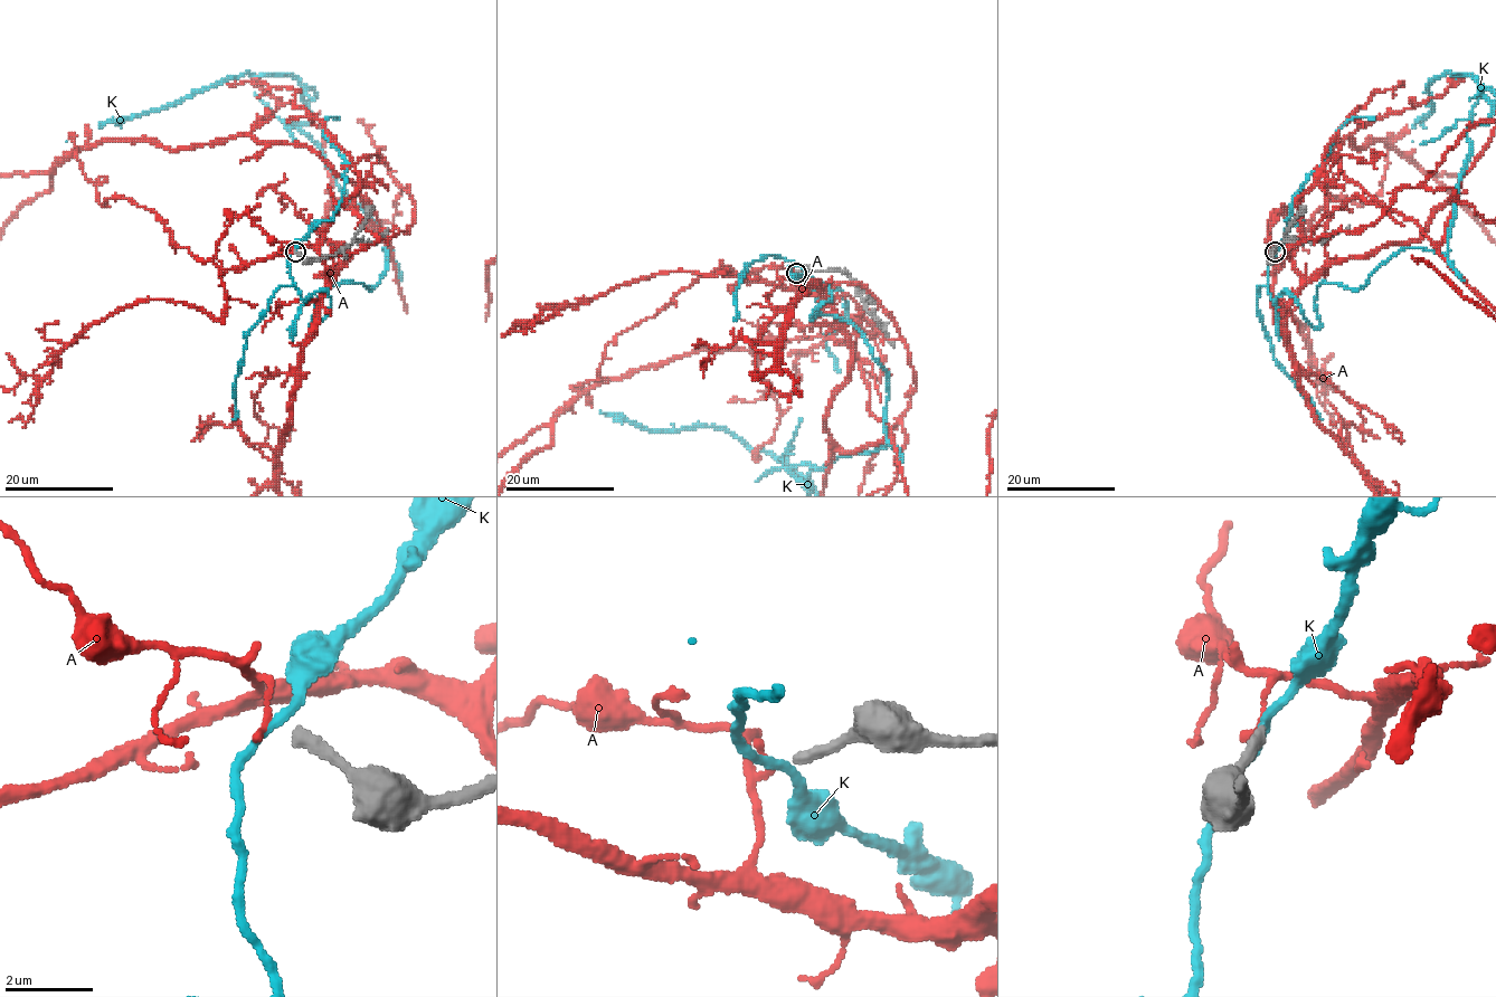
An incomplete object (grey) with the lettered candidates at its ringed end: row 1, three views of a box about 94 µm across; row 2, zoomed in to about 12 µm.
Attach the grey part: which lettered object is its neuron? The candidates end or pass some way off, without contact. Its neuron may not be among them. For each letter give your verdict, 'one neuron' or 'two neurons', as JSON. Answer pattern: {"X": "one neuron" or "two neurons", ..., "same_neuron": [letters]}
{"A": "two neurons", "K": "two neurons", "same_neuron": []}

